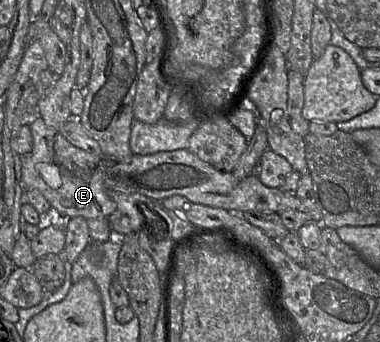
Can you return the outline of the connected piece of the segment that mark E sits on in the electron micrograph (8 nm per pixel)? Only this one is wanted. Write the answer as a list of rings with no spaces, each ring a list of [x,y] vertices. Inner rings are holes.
[[[41,117],[35,119],[30,125],[32,139],[33,139],[33,148],[31,152],[21,158],[22,169],[21,169],[21,181],[24,190],[37,190],[40,192],[44,198],[50,203],[52,207],[52,211],[61,218],[73,218],[73,217],[83,217],[86,220],[89,219],[98,219],[98,218],[107,218],[110,214],[112,214],[116,209],[116,203],[114,201],[114,196],[116,194],[126,193],[126,194],[140,194],[158,201],[161,201],[165,198],[179,195],[183,196],[189,201],[197,204],[202,204],[206,206],[211,206],[215,208],[221,208],[228,210],[229,212],[245,212],[245,211],[255,211],[255,212],[263,212],[263,213],[281,213],[286,210],[298,210],[300,211],[301,202],[298,198],[294,196],[290,196],[285,194],[278,188],[269,188],[261,183],[259,178],[256,175],[250,175],[244,179],[237,179],[233,175],[232,172],[223,172],[210,164],[199,159],[195,154],[190,152],[187,149],[179,149],[174,151],[161,151],[154,154],[148,155],[132,155],[130,159],[127,160],[119,160],[115,157],[109,157],[105,154],[95,155],[90,152],[84,151],[80,148],[73,146],[58,130],[55,130],[51,127],[48,127],[44,120]]]

